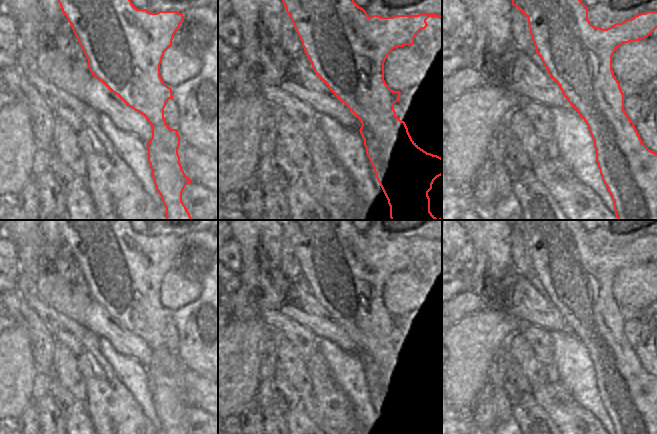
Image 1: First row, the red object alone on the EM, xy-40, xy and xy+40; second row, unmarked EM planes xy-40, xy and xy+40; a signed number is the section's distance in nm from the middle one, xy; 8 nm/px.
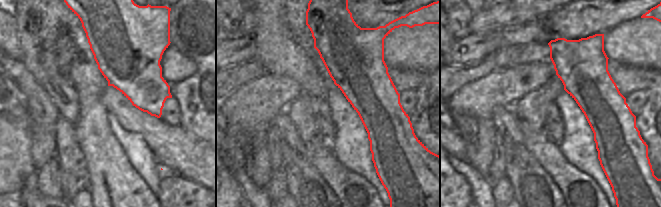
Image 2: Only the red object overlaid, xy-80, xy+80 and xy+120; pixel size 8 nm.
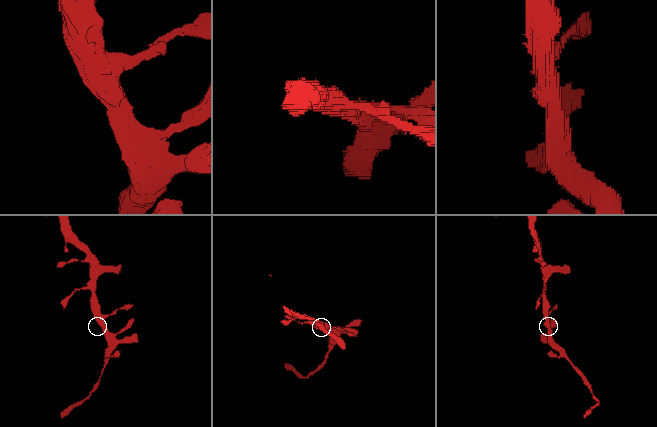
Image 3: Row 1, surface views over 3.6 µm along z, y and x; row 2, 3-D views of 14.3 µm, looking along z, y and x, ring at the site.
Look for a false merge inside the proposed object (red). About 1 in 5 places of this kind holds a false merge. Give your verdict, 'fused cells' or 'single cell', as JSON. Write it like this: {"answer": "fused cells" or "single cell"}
{"answer": "single cell"}

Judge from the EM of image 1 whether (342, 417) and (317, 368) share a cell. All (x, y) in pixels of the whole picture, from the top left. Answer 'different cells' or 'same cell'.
same cell

